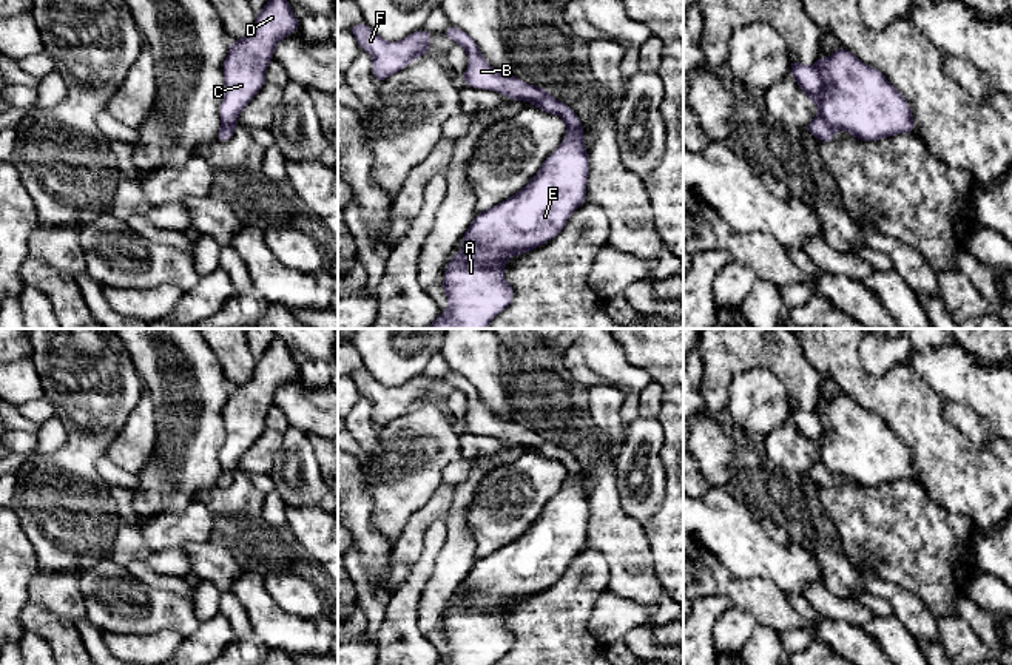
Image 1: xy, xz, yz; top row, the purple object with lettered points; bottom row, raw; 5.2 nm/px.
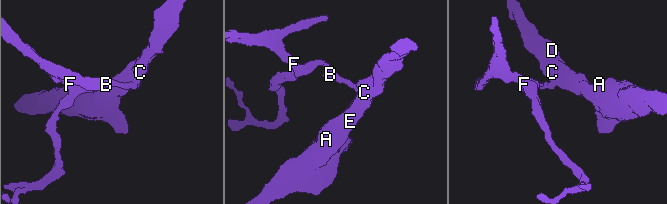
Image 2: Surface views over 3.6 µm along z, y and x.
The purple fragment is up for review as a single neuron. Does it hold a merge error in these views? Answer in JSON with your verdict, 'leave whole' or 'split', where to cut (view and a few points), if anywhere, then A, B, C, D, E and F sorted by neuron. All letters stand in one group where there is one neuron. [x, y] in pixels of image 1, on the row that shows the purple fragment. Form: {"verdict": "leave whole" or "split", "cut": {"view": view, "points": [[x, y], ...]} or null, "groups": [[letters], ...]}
{"verdict": "split", "cut": {"view": "yz", "points": [[819, 114], [833, 128]]}, "groups": [["A", "C", "D", "E"], ["B", "F"]]}

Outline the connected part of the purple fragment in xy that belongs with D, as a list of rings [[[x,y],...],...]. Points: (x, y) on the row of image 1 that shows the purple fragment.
[[[268,0],[256,14],[247,37],[233,40],[222,65],[225,96],[219,108],[221,122],[238,125],[238,117],[265,85],[267,66],[275,57],[275,46],[296,32],[301,22],[288,0]]]

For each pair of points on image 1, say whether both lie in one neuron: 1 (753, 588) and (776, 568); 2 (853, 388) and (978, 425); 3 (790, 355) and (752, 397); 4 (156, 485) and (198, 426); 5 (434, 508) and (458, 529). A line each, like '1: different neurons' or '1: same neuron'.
1: different neurons
2: different neurons
3: different neurons
4: same neuron
5: different neurons

